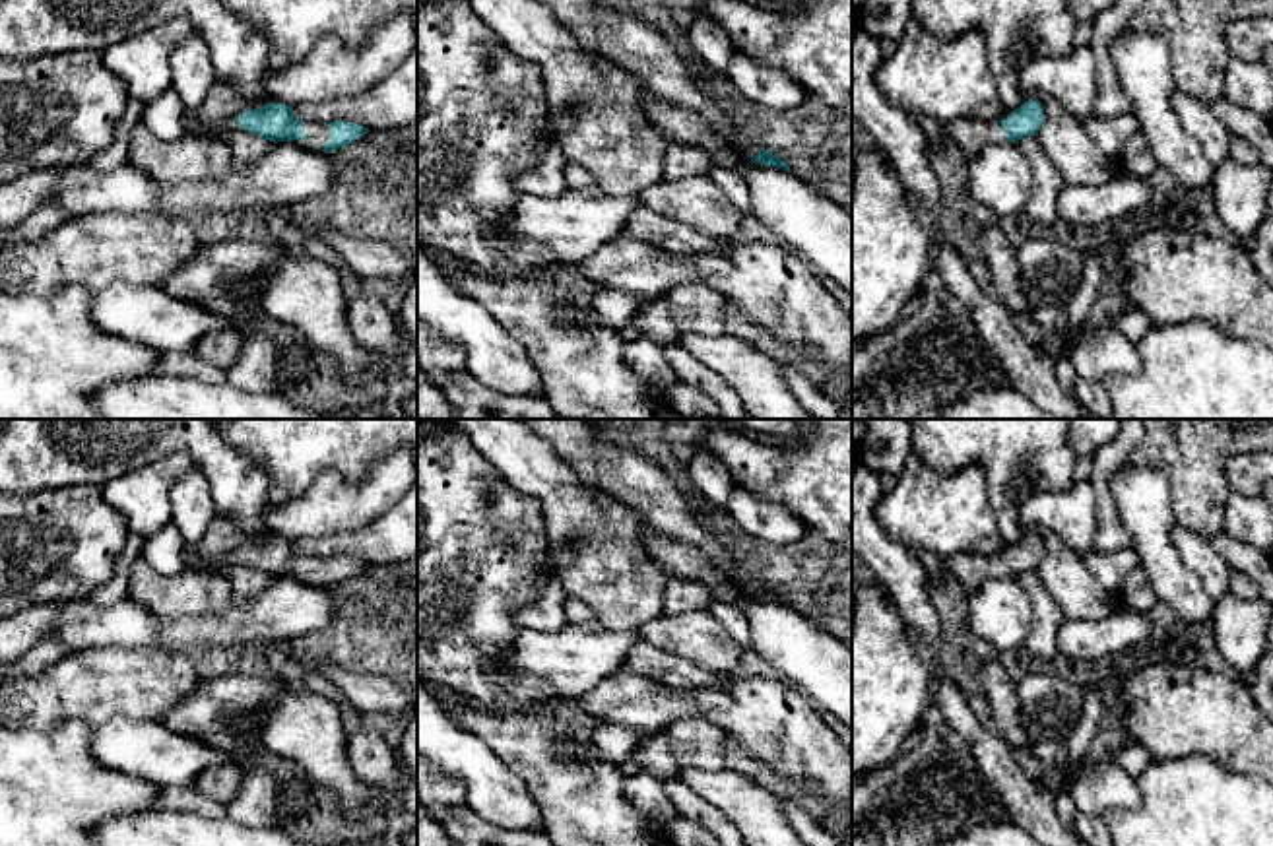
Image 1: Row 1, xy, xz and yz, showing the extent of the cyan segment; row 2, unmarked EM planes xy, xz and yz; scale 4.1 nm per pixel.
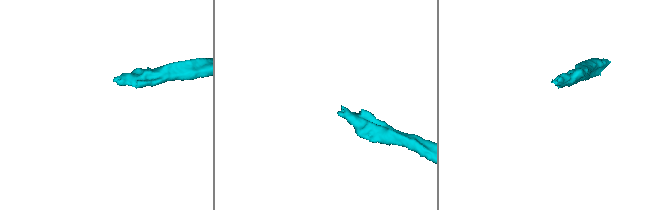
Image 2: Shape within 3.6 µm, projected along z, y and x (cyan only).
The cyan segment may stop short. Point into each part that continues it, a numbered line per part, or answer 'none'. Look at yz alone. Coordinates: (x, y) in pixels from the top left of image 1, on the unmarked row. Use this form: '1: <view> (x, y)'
1: yz (971, 571)

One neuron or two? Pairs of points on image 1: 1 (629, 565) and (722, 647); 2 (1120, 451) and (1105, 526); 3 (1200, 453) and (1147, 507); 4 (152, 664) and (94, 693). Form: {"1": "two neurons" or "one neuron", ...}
{"1": "two neurons", "2": "one neuron", "3": "two neurons", "4": "one neuron"}

